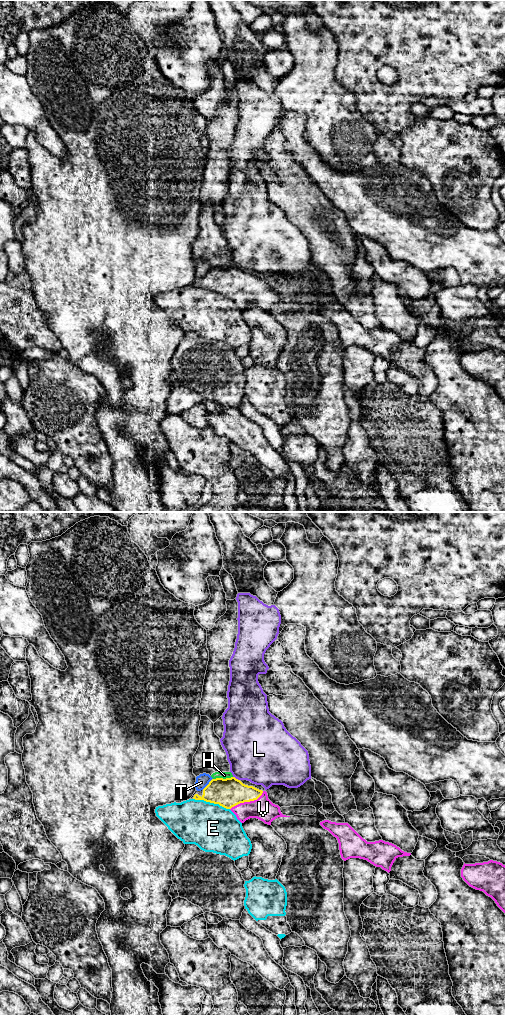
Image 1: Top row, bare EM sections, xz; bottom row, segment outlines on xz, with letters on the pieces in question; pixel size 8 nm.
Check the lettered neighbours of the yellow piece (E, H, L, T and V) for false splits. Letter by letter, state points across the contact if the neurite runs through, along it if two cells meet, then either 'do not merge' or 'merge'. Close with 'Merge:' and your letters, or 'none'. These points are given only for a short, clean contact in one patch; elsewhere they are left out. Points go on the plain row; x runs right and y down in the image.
E: do not merge
H: along xz (232, 264), (213, 267) | do not merge
L: along xz (233, 264), (239, 268) | do not merge
T: do not merge
V: across xz (229, 280), (247, 289), (263, 297) | merge
Merge: V

